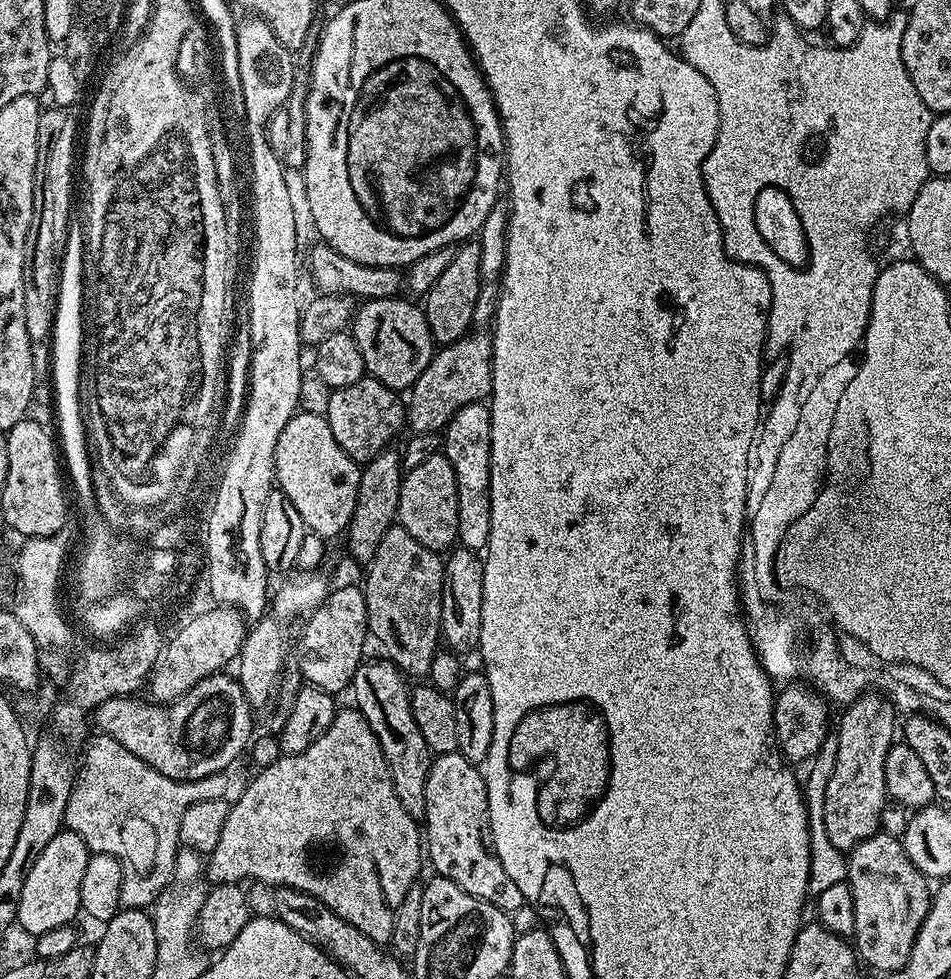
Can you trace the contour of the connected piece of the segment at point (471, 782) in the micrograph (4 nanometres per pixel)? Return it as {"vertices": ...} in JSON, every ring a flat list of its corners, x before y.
{"vertices":[[442,752,433,759,426,778,426,810,422,821,426,833,426,860,432,863,435,875,454,882,466,894,498,906,498,910,511,914,518,906,526,903,522,890,514,886,510,874,502,870,496,853,492,851,492,841,488,831,488,791,483,771,471,764,460,752]]}

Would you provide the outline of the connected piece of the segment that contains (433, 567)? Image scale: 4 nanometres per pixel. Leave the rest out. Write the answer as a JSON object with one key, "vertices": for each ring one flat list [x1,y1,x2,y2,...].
{"vertices":[[391,526,378,546,371,563,367,565,368,577,362,581,368,630,380,639,387,659,391,660,405,677,427,677,430,662,441,643,442,590,444,589,444,560,441,553,430,550,410,538,404,528]]}

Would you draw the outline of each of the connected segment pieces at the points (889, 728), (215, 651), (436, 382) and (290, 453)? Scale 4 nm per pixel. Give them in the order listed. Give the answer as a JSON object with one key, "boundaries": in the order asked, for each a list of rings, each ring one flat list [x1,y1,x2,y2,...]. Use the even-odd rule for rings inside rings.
{"boundaries":[[[868,690,843,712,840,733,834,739,834,770,826,786,824,825,830,842,847,854,858,842,881,831,880,819,886,810,884,799,890,796,890,772,886,765,898,736,898,711,888,696]],[[212,606,209,612,200,612,188,620,165,643,158,662,152,668,152,675,146,684,146,692,153,701,171,702,184,696,206,677,219,673,228,663,240,655,246,635,246,617,237,608],[152,695,152,696,151,696]],[[472,330,461,340,441,347,418,374,406,396,406,424,413,433,439,433,462,406,483,401,492,390,492,337,487,331]],[[297,411,296,415,286,422,286,430,278,434,278,446,276,447,276,484,279,491,294,502,294,510,302,518,305,529,319,536,331,538,339,534,347,533,348,524,355,510,355,499,358,498,359,478,361,465,338,446,334,434,330,430,327,419,318,414]]]}

